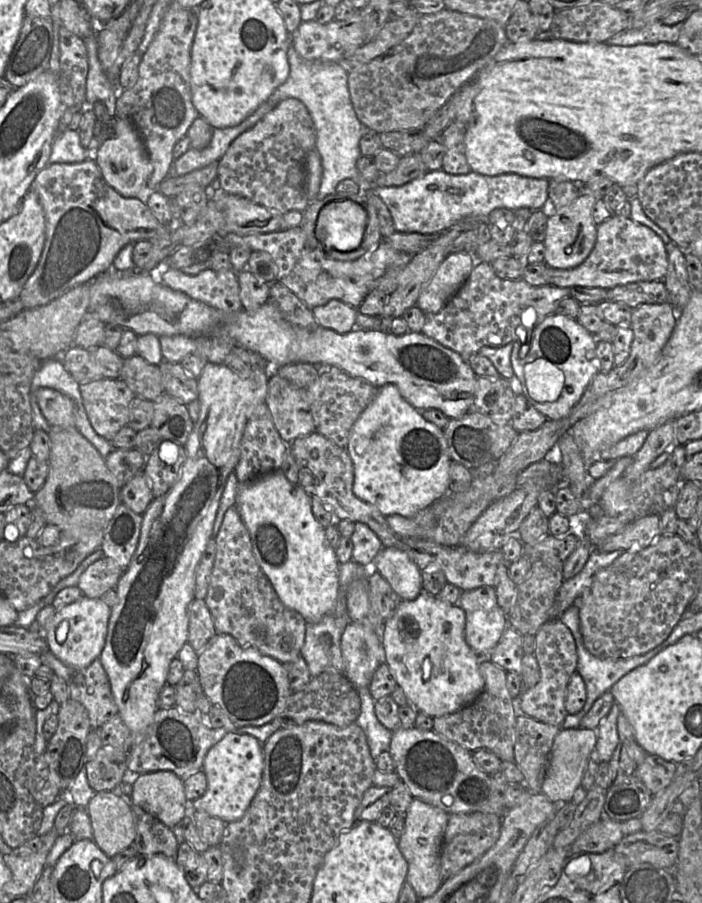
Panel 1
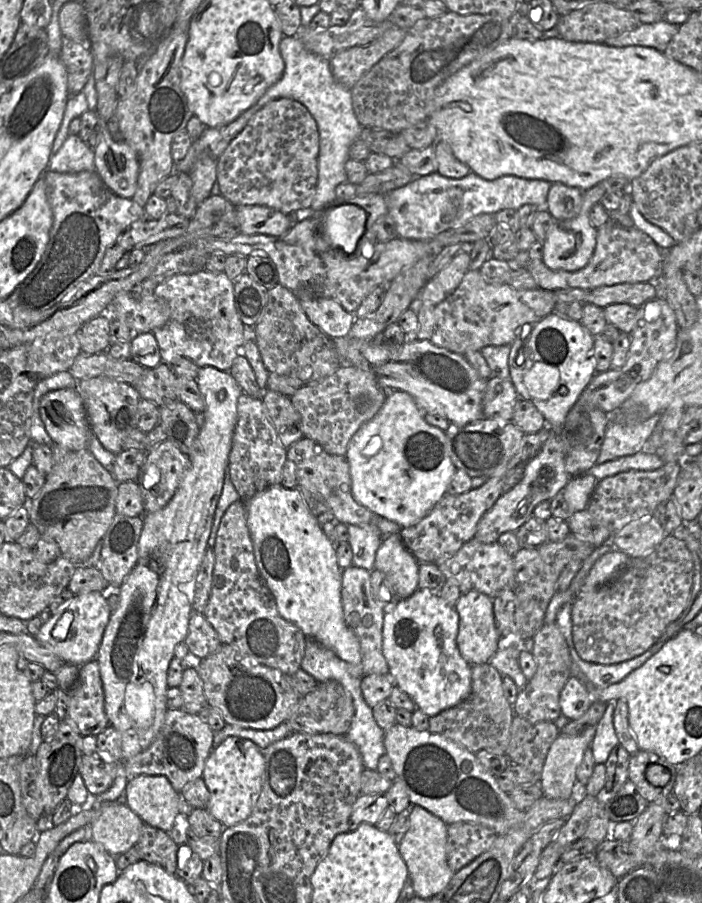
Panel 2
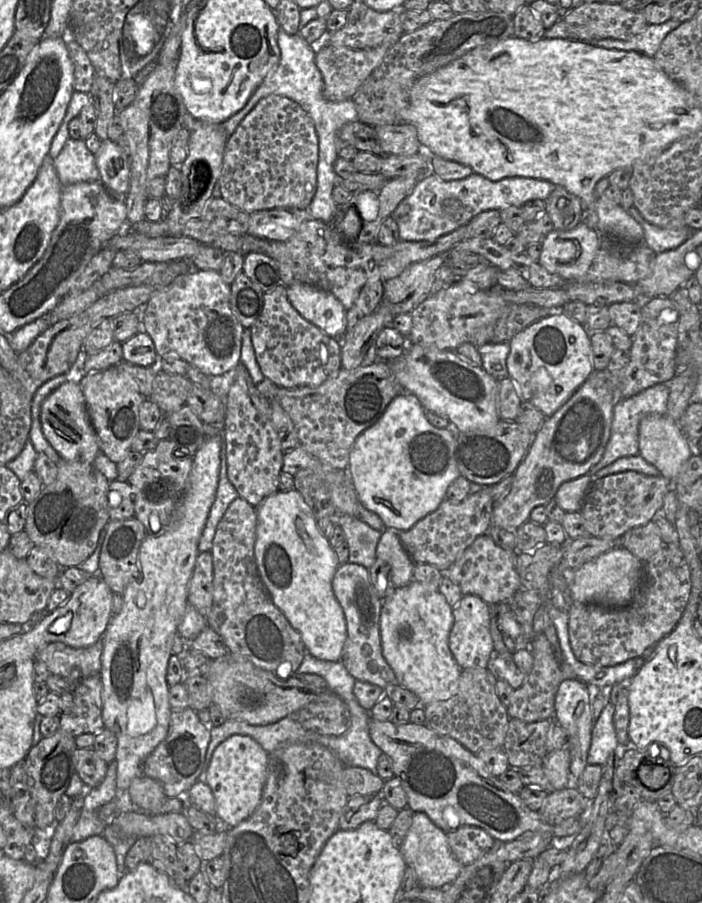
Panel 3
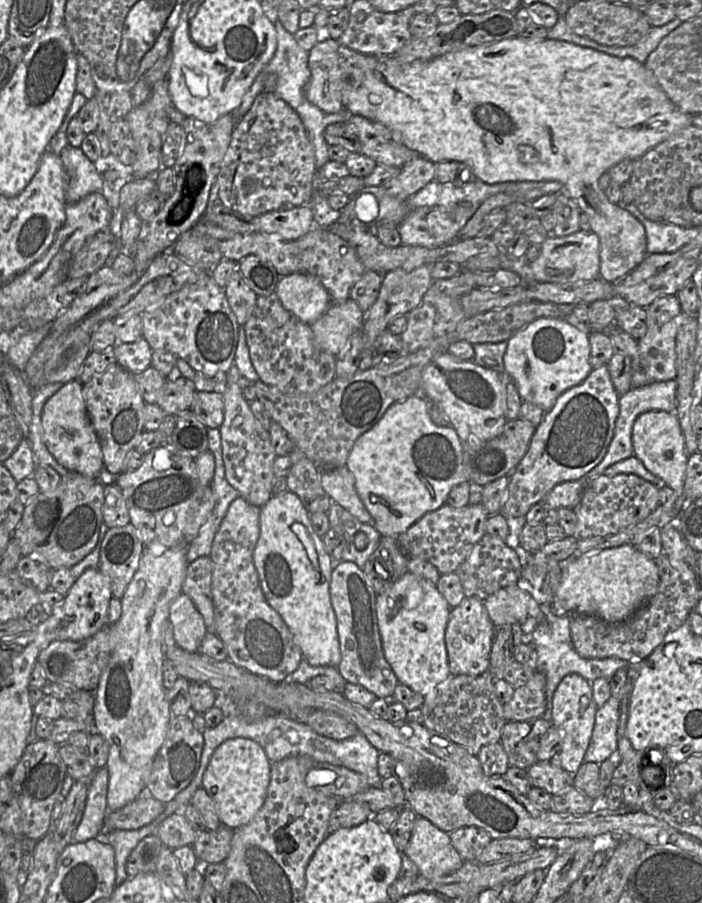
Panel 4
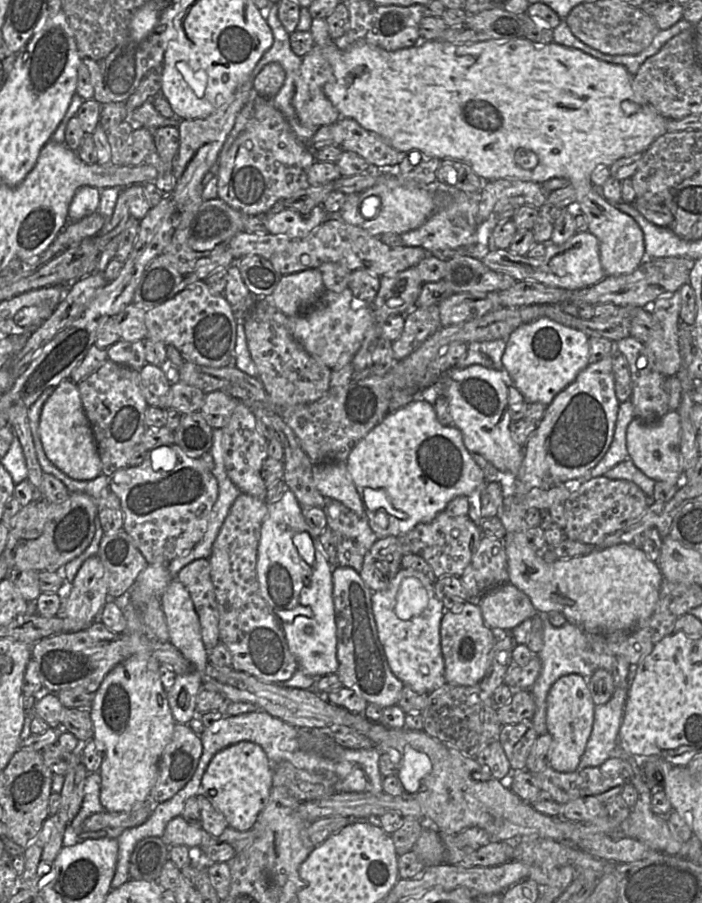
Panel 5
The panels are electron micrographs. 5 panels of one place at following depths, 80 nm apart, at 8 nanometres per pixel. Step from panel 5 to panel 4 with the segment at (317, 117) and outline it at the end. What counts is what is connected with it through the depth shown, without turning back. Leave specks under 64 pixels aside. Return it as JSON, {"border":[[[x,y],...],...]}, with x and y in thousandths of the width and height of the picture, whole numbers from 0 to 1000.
{"border":[[[467,42],[453,45],[442,55],[439,74],[443,80],[442,87],[433,97],[434,106],[440,113],[464,125],[480,125],[487,122],[487,99],[490,92],[499,86],[503,76],[511,75],[519,82],[530,78],[538,70],[538,63],[504,56],[479,43]]]}

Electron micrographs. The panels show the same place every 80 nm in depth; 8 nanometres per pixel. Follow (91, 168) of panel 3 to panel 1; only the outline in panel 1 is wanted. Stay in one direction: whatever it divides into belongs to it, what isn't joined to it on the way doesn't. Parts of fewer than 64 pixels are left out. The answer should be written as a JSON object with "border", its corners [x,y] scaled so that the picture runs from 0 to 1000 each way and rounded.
{"border":[[[95,142],[84,146],[77,154],[70,182],[113,181],[128,174],[131,174],[131,168],[115,161],[113,145]]]}

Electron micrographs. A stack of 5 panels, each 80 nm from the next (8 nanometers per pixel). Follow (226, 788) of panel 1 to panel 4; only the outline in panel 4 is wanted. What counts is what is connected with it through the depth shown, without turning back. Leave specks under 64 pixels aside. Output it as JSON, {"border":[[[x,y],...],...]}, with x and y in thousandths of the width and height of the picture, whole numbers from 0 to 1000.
{"border":[[[326,818],[308,829],[291,856],[288,872],[306,888],[318,915],[335,920],[362,907],[379,887],[386,852],[379,833],[359,818]]]}

